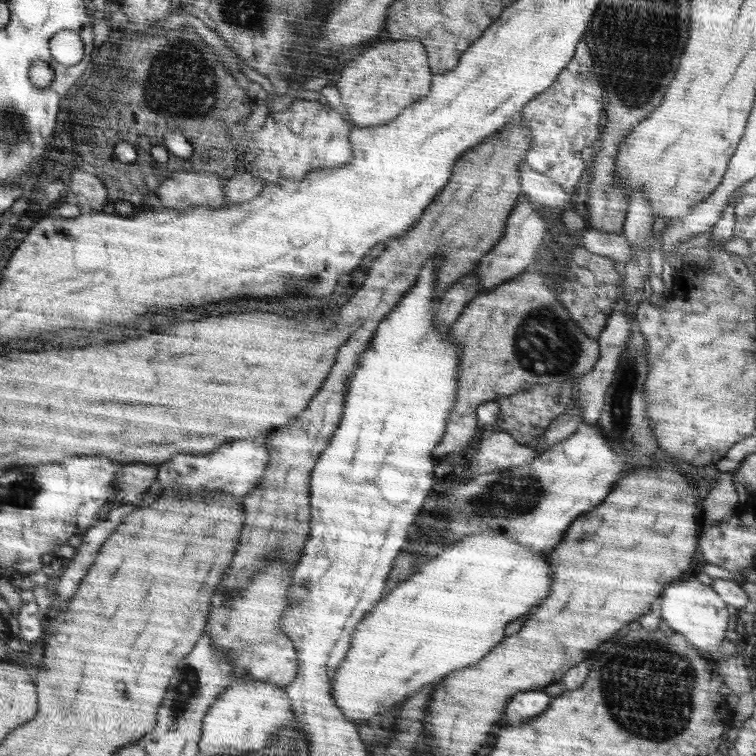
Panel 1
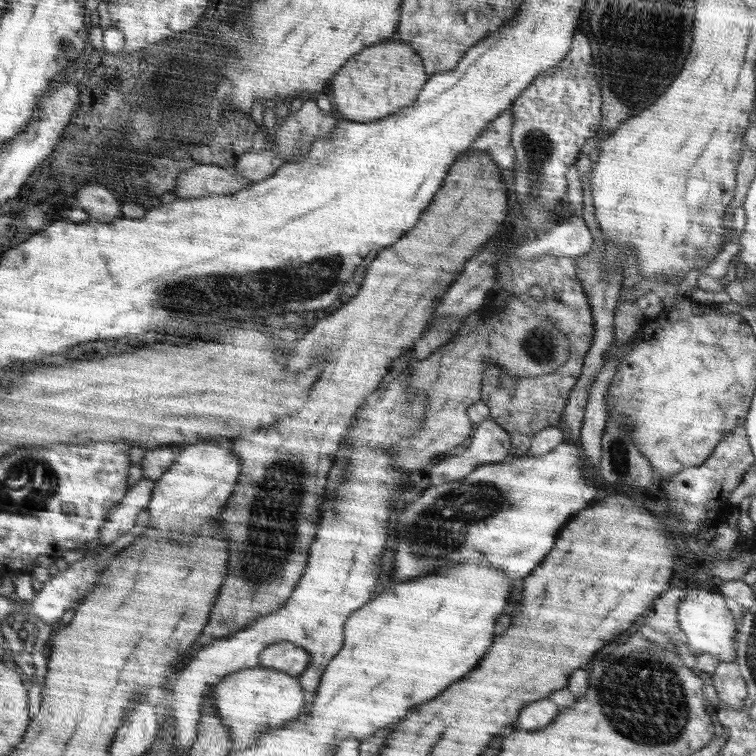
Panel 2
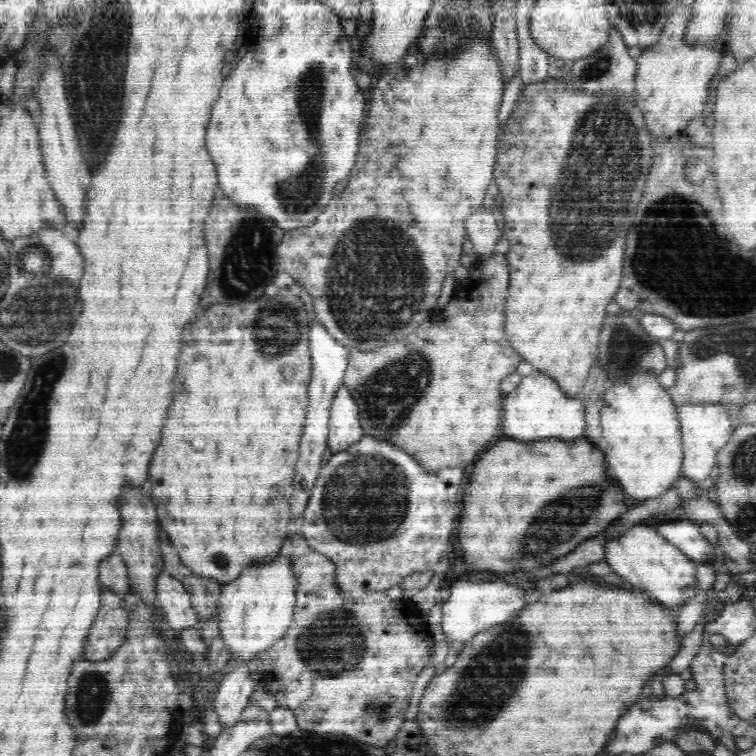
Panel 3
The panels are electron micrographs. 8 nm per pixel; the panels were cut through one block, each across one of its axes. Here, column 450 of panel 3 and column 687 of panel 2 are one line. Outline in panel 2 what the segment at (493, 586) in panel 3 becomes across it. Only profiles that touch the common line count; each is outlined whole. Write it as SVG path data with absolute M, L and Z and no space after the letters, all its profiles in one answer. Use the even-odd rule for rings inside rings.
M690 586L686 590L684 600L679 602L677 625L686 635L686 645L692 654L703 653L707 657L718 657L721 664L732 664L736 662L734 660L736 654L732 654L732 650L736 648L736 641L734 641L736 624L722 596L720 593L708 592L698 586Z

